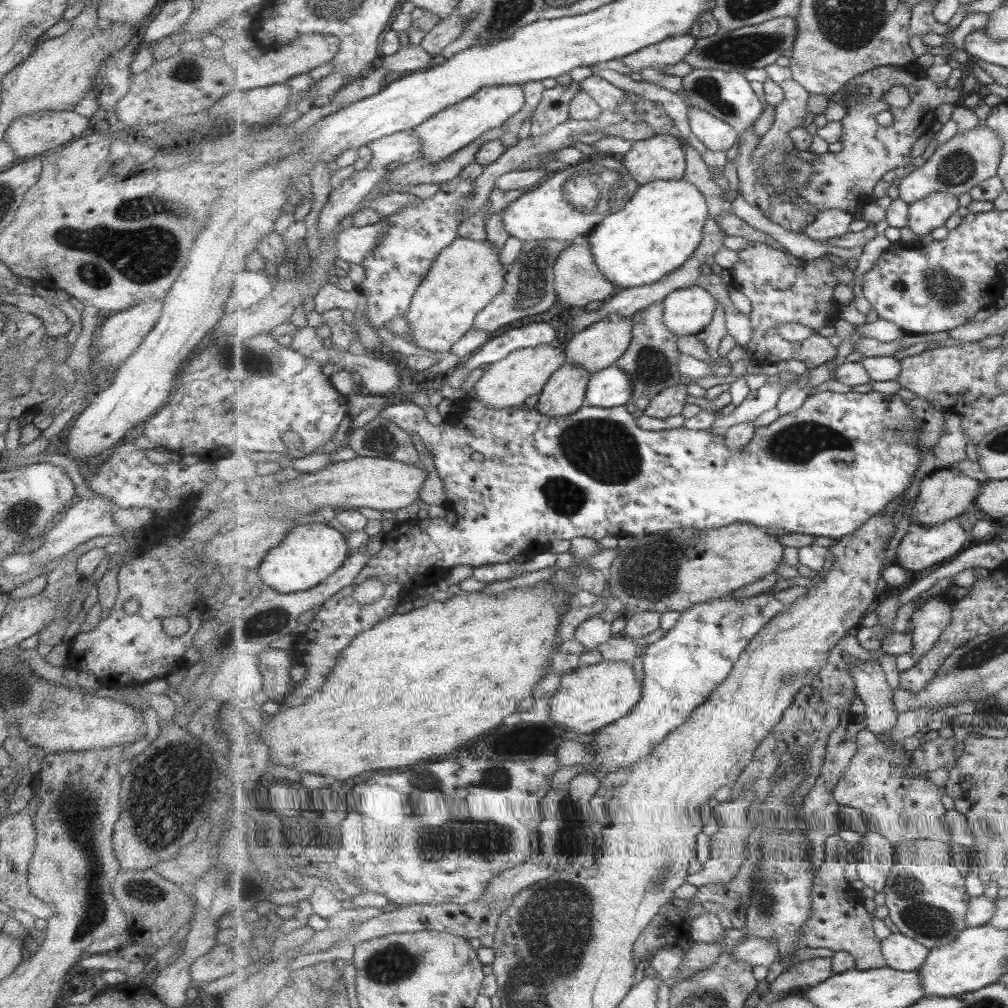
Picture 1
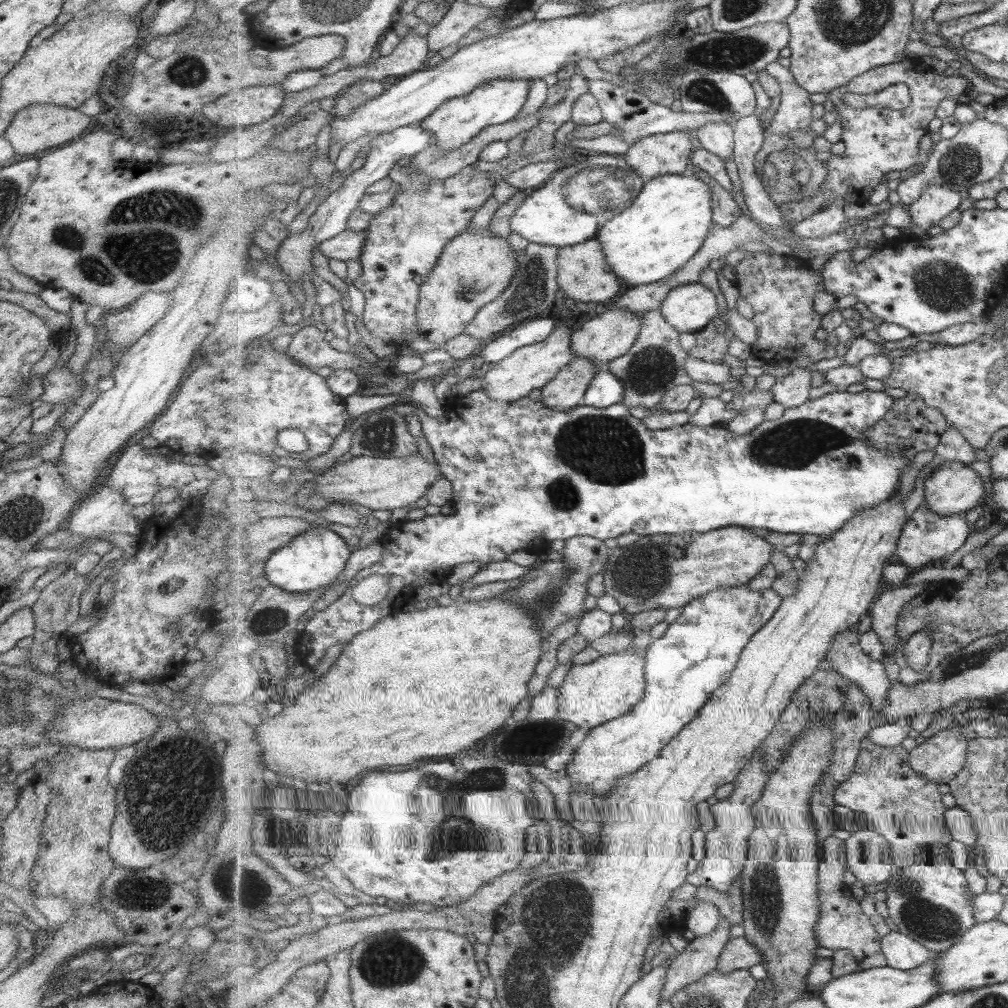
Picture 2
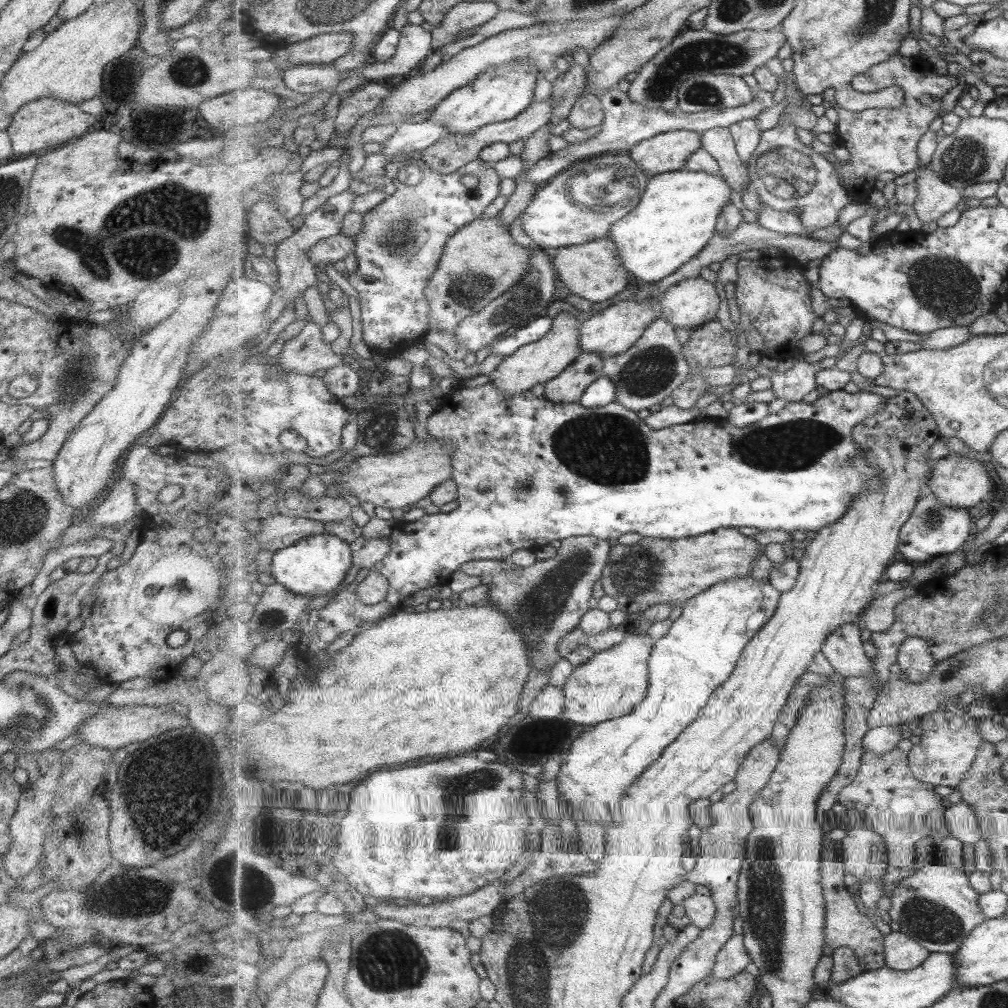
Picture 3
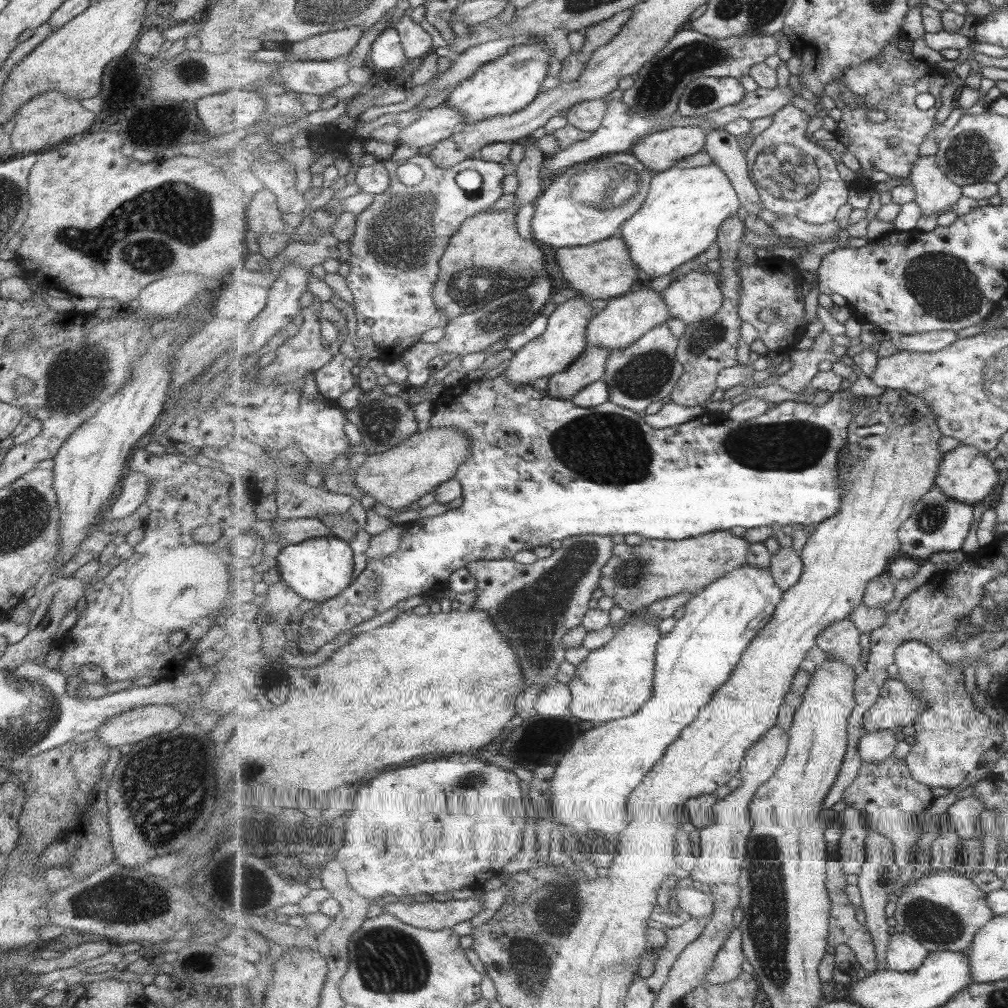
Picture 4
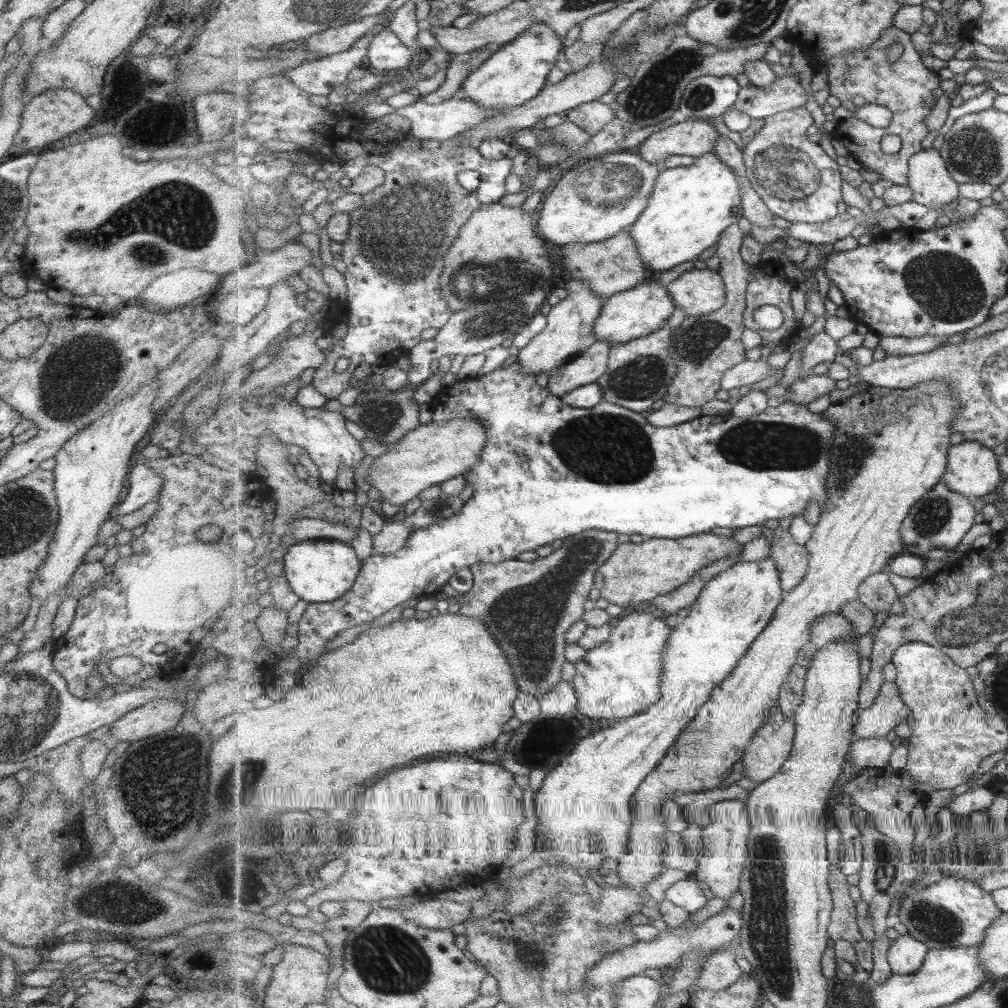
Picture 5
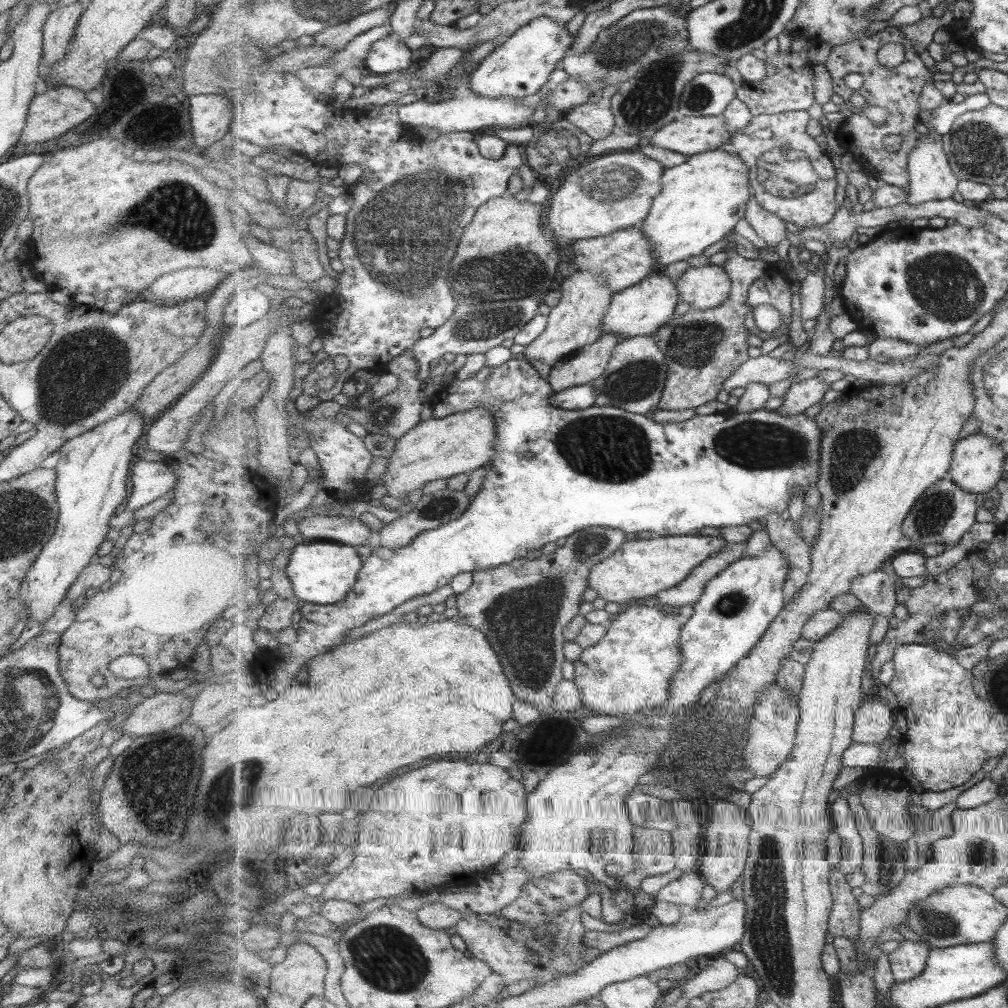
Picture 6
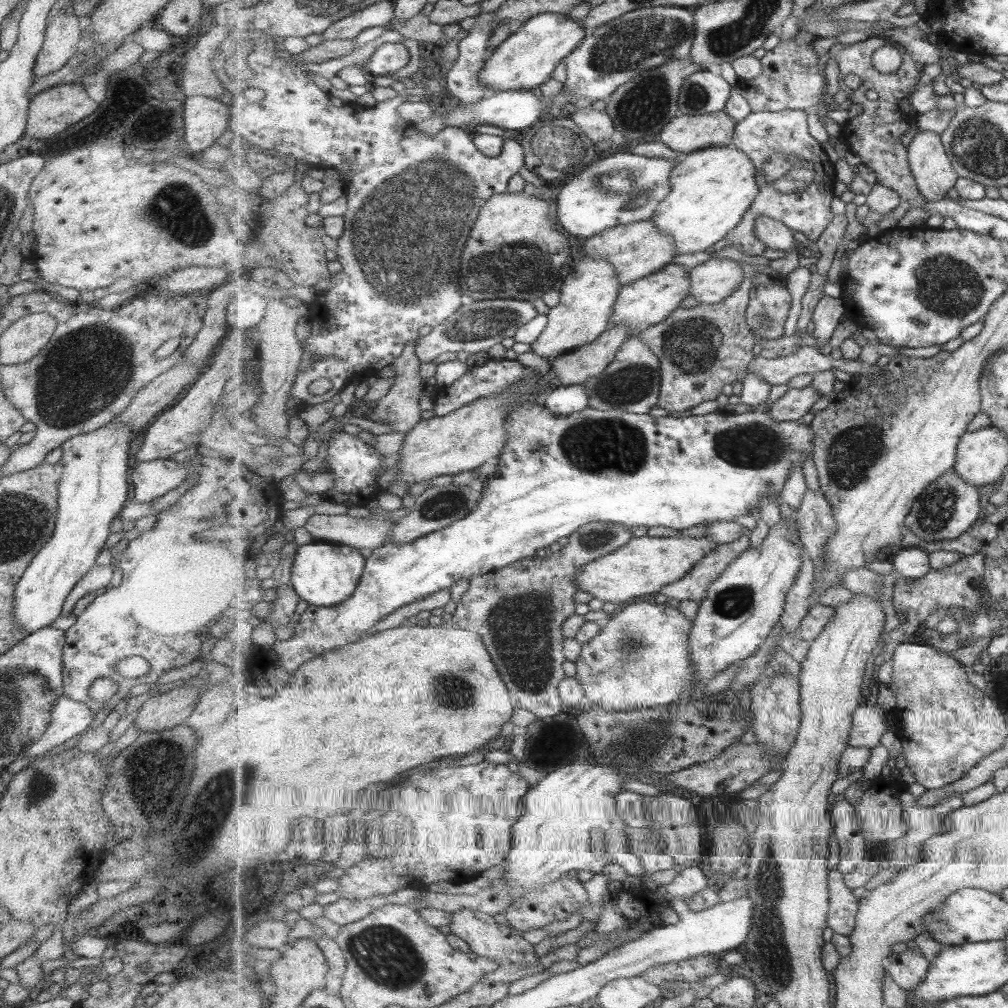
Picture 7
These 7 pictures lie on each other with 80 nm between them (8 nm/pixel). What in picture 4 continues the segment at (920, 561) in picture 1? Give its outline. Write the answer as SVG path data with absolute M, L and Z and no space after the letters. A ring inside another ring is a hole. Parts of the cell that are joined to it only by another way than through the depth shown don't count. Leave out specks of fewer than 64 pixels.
M934 486L914 507L913 514L900 528L900 541L903 552L918 561L925 561L937 552L954 554L963 548L965 538L973 526L973 506L951 498L939 487Z

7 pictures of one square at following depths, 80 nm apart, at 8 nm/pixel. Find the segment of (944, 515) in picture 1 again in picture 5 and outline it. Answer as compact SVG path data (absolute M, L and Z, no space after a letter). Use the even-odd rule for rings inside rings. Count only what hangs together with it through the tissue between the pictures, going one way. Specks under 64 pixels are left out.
M963 440L950 449L948 469L942 481L966 497L985 496L1001 482L999 459L982 442Z

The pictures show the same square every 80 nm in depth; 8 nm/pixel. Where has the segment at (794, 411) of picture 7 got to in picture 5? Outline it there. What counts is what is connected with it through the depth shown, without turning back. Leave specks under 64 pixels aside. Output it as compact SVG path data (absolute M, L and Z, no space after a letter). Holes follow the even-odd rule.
M829 374L820 376L811 375L809 378L796 380L789 386L787 400L796 402L796 404L800 404L801 406L807 406L813 400L817 400L817 398L827 396L829 392L833 392L835 386L837 386L836 381L829 377Z

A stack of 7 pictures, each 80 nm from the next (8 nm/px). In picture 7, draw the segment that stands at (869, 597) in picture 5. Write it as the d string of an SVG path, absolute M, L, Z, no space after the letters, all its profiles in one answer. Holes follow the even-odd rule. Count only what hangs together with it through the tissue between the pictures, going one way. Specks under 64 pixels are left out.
M857 567L845 571L843 582L841 582L855 594L865 593L882 600L888 616L887 622L885 622L885 634L893 632L901 626L901 620L899 620L897 609L893 604L894 588L898 576L895 571L889 575L881 575L868 570L867 567Z

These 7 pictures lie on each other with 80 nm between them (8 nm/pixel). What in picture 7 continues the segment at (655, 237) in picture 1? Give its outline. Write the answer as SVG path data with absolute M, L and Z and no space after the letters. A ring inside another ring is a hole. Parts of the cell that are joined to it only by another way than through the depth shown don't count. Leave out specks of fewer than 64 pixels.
M716 146L693 151L682 157L671 177L673 192L659 205L653 217L653 224L667 236L673 236L679 254L711 252L717 242L726 239L744 221L744 216L752 208L761 194L759 170L752 158L741 149L733 146Z

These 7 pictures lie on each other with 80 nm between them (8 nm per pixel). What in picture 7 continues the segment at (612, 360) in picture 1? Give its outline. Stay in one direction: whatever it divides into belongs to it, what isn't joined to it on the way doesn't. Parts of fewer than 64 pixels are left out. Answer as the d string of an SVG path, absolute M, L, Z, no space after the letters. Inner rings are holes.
M667 265L662 271L626 284L620 291L620 298L615 306L612 325L625 324L639 334L651 325L659 324L669 317L691 293L691 276L685 266Z

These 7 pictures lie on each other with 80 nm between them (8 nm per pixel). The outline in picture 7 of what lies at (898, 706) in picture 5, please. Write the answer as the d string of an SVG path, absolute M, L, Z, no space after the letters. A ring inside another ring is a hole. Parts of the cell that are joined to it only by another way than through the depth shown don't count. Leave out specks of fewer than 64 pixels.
M865 702L854 714L849 745L857 748L873 749L881 745L881 740L888 731L885 712L874 703Z

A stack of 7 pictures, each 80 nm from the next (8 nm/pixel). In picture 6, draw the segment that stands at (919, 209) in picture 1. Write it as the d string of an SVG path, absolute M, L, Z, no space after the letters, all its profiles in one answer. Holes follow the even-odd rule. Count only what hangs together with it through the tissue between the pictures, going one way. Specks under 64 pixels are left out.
M921 136L911 152L909 170L912 179L906 202L914 205L943 200L958 192L960 178L952 169L942 141Z

